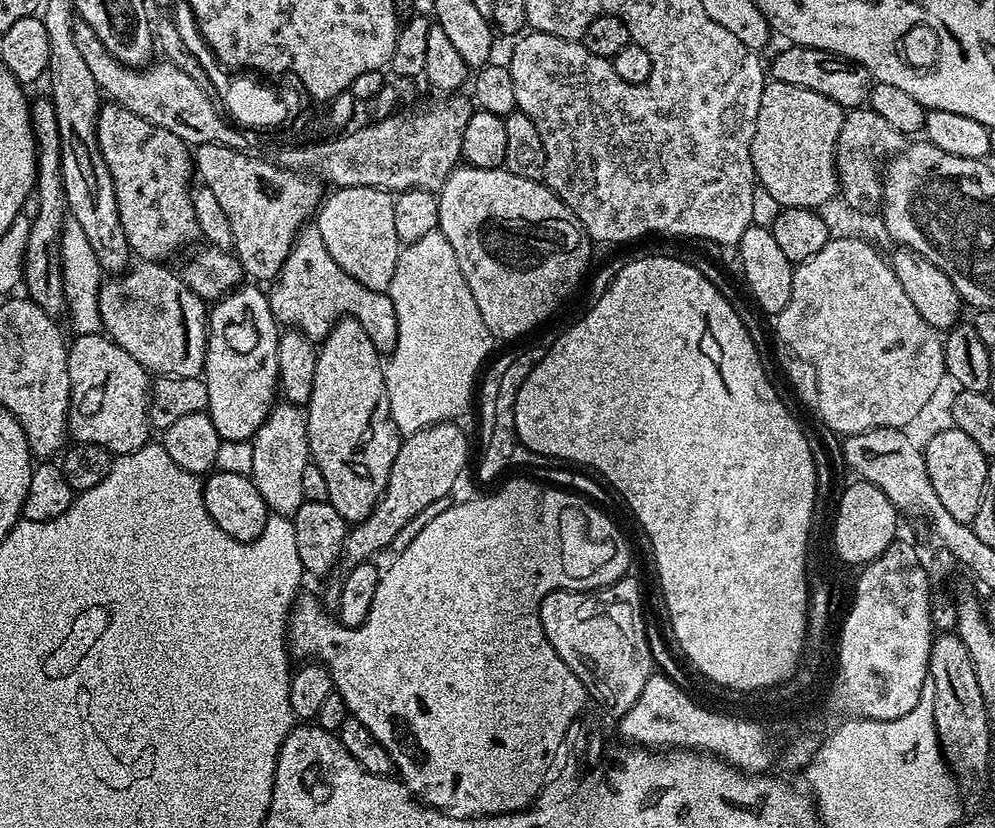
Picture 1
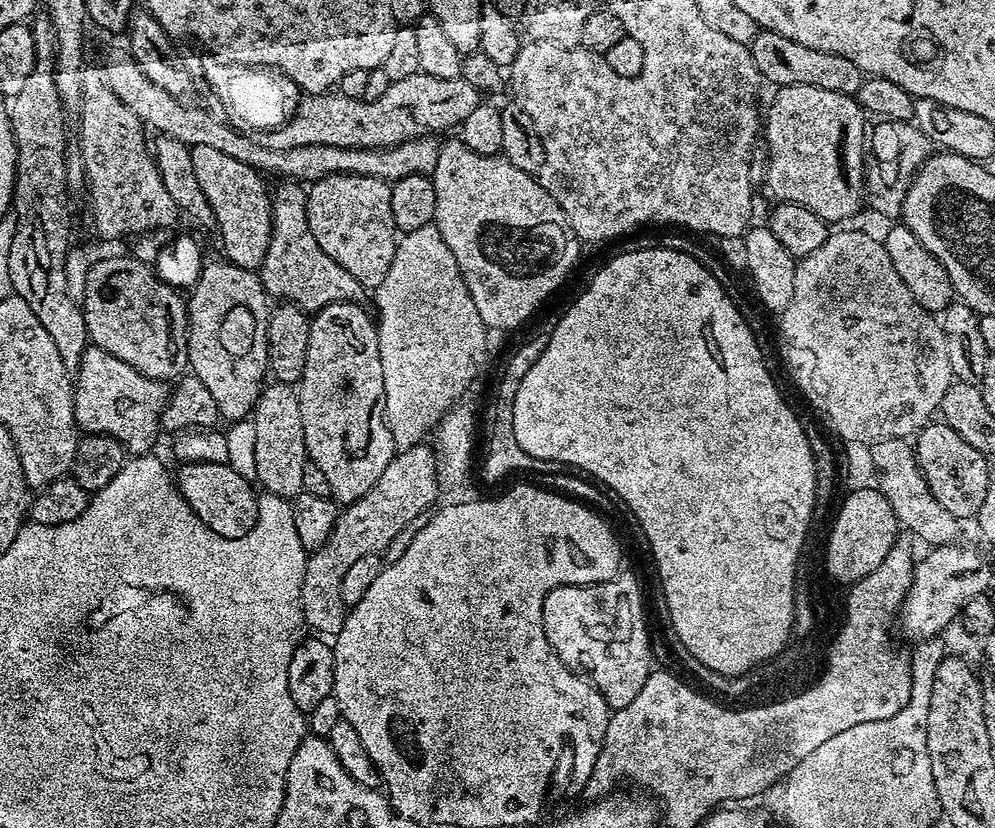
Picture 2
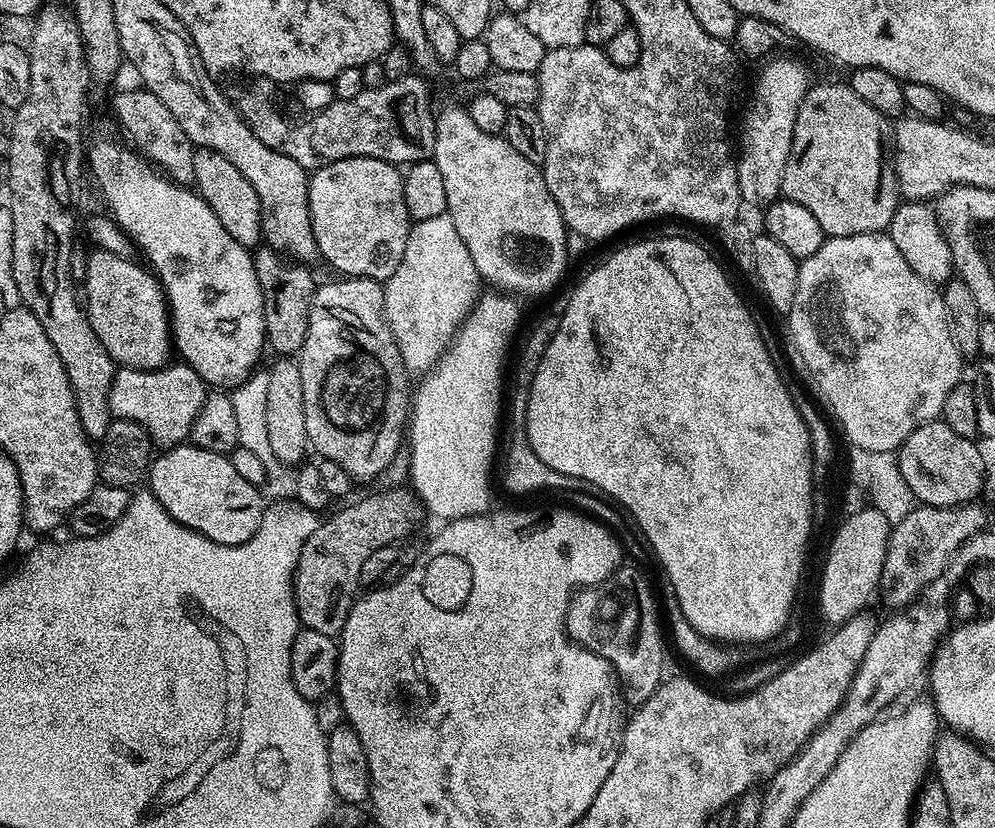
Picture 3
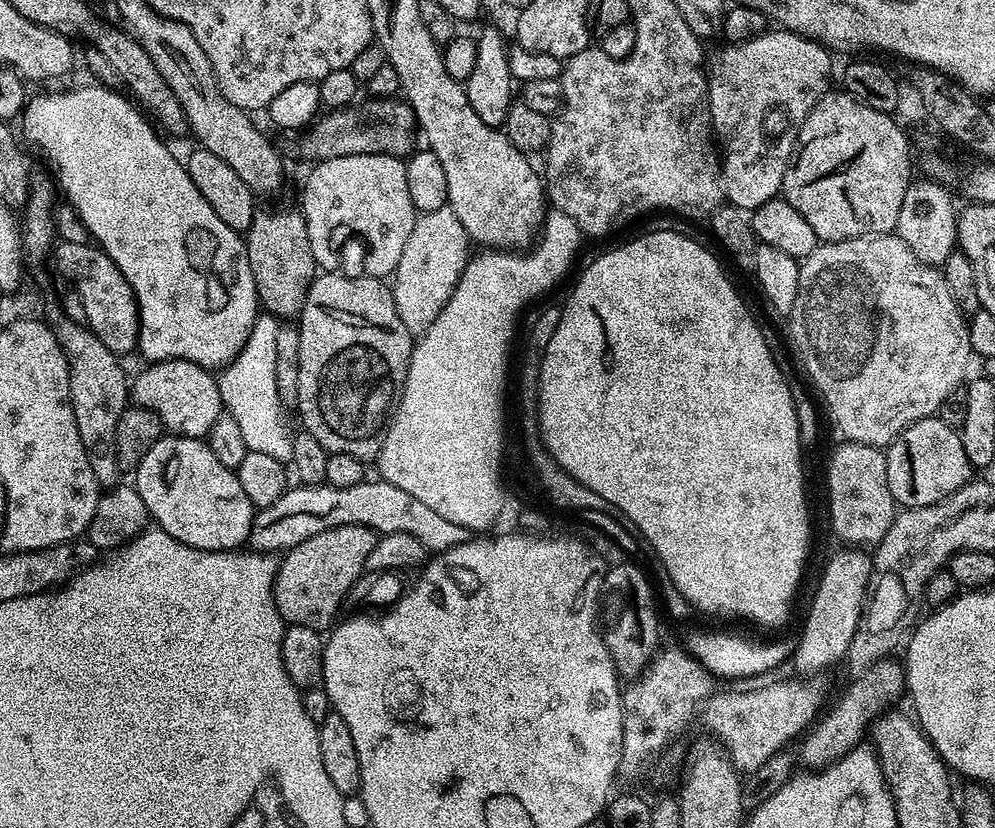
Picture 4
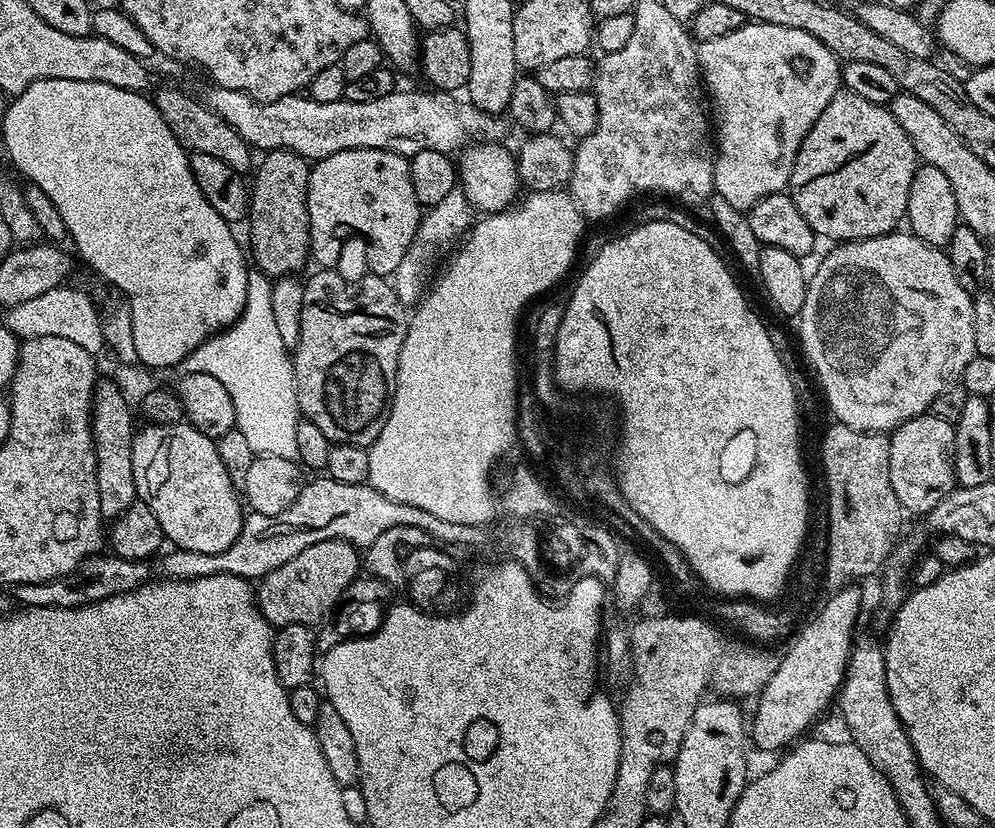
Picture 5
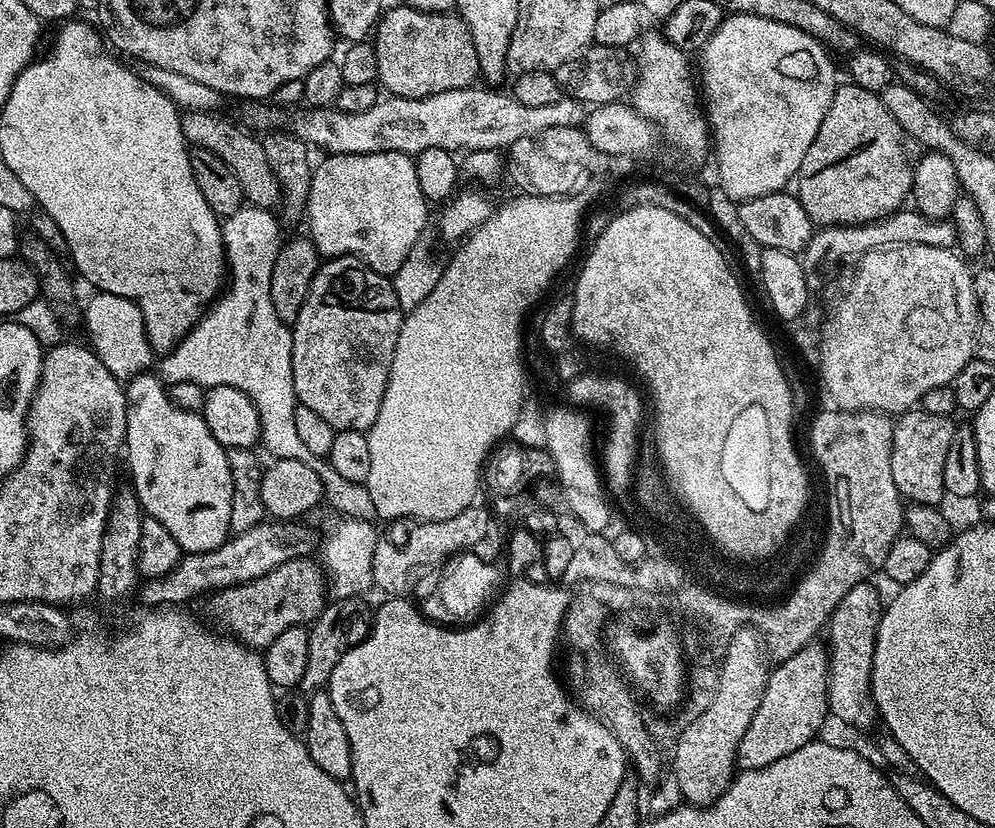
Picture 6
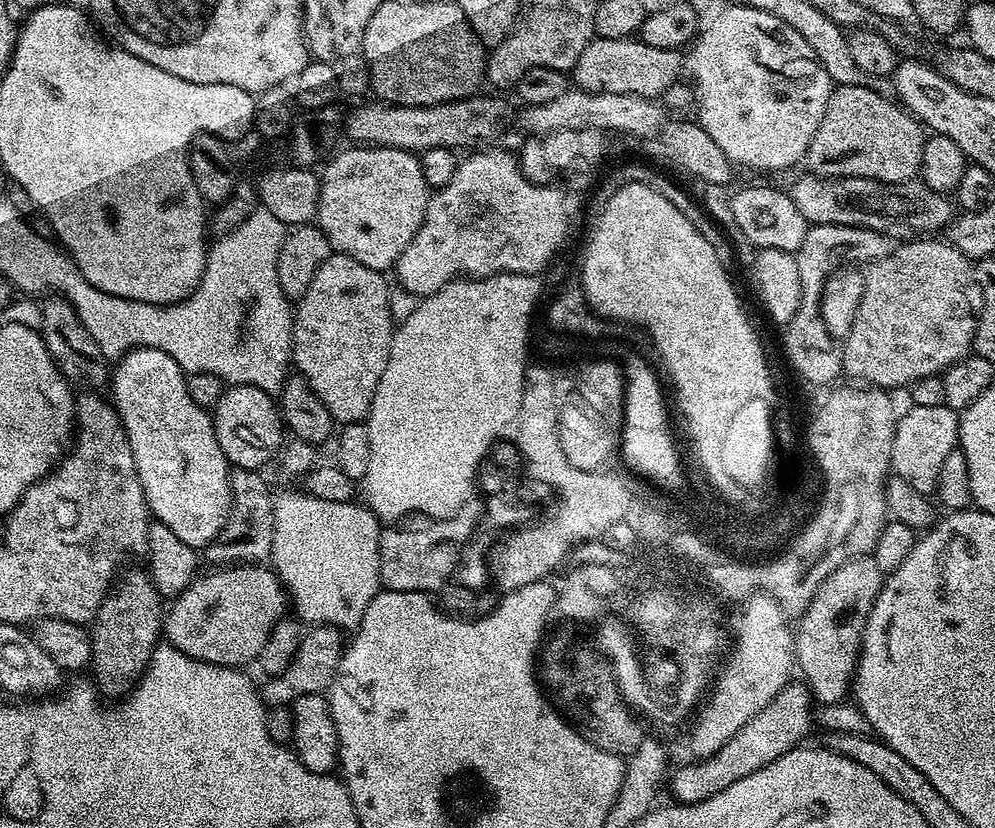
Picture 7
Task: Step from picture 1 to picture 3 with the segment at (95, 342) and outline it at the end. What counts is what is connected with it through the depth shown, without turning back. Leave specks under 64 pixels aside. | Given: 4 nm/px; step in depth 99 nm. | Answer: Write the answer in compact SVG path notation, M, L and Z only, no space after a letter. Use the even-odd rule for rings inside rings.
M172 362L151 370L121 367L112 379L108 405L115 419L137 423L148 433L153 445L167 450L191 437L194 418L202 410L208 394L204 380L183 362Z

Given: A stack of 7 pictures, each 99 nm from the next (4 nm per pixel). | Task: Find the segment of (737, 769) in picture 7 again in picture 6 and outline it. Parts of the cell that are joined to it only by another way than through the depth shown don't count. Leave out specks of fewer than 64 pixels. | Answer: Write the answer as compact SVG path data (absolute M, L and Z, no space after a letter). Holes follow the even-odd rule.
M819 643L808 644L798 654L779 661L769 671L766 690L742 742L738 742L736 766L740 770L758 770L794 754L798 746L806 746L817 739L824 719L829 719L828 710L828 654Z

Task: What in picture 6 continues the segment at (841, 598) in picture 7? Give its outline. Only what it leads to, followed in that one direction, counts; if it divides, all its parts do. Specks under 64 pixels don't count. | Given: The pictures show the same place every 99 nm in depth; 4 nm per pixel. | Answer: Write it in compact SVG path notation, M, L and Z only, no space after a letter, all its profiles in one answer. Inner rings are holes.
M865 582L854 586L852 590L833 610L826 625L826 651L828 654L828 710L833 717L837 716L844 724L853 724L856 728L868 728L872 723L877 723L878 713L876 704L872 700L872 667L874 666L874 646L880 625L880 615L884 613L885 605L880 604L880 592L872 585Z

